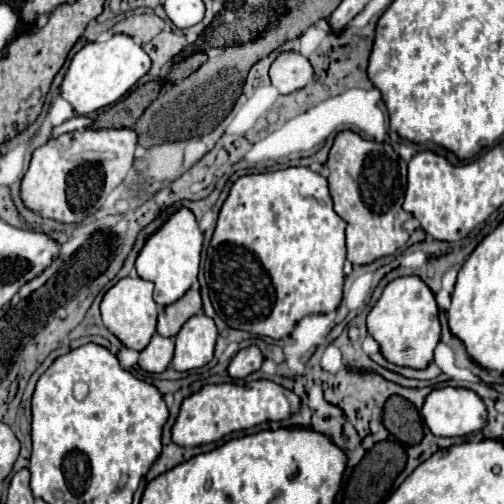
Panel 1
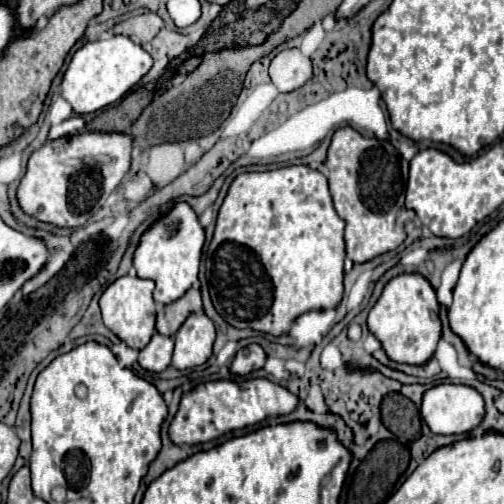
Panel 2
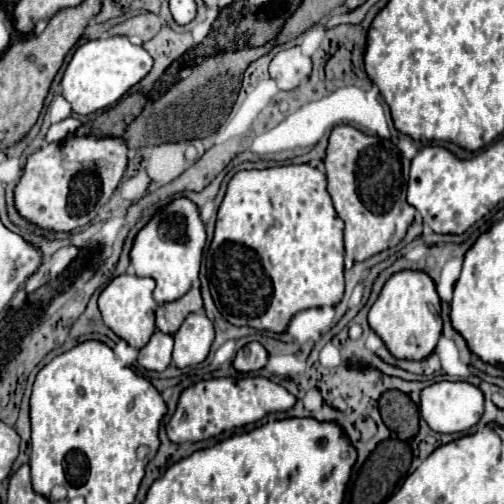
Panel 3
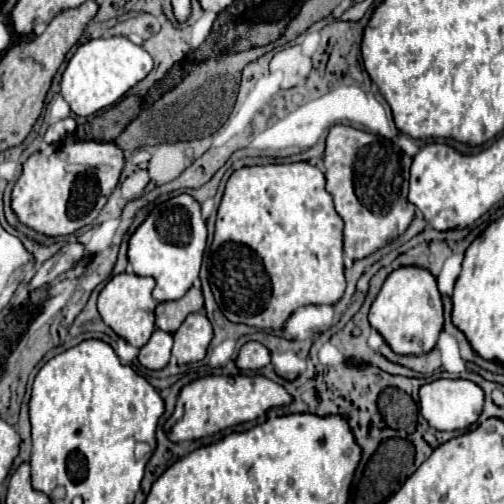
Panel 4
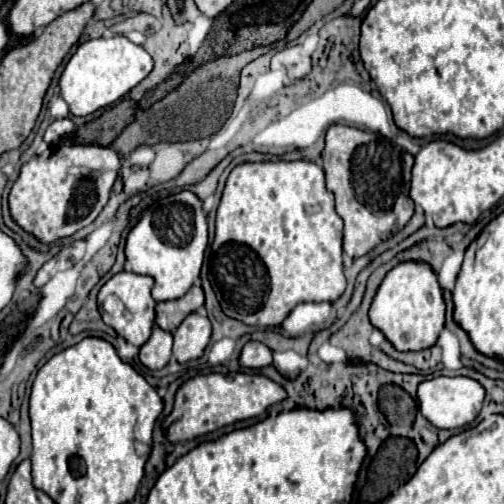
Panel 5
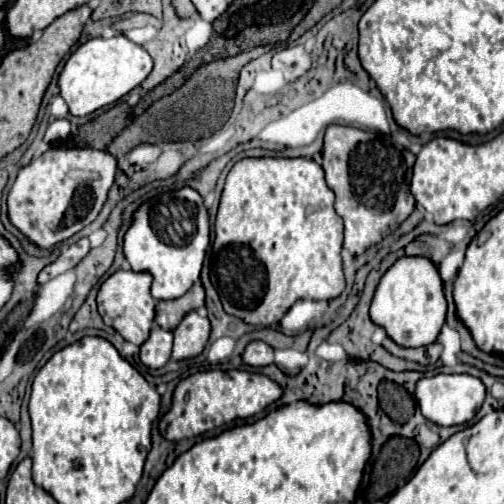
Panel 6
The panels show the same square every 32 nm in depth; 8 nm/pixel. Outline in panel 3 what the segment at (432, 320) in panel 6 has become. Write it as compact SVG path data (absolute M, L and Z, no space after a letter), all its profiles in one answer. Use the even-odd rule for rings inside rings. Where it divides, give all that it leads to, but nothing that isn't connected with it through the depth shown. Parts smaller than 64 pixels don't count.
M400 270L386 280L378 300L368 312L368 322L396 358L420 360L436 348L436 342L442 332L440 314L442 306L434 280L420 270Z

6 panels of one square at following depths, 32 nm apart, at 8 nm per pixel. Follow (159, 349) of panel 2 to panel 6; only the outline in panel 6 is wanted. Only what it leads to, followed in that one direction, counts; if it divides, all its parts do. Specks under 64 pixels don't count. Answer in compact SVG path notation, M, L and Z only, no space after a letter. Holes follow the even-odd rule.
M154 324L148 340L140 346L140 360L148 368L162 368L170 360L170 350L172 350L172 332Z

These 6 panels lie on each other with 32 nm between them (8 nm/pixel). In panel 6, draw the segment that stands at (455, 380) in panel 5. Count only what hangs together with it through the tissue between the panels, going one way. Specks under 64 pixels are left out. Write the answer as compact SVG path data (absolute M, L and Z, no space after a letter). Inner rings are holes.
M436 374L430 378L420 378L416 382L416 402L422 410L422 414L440 424L440 426L454 426L454 424L464 424L474 418L478 408L484 402L486 386L482 384L480 378L470 376L470 374Z

